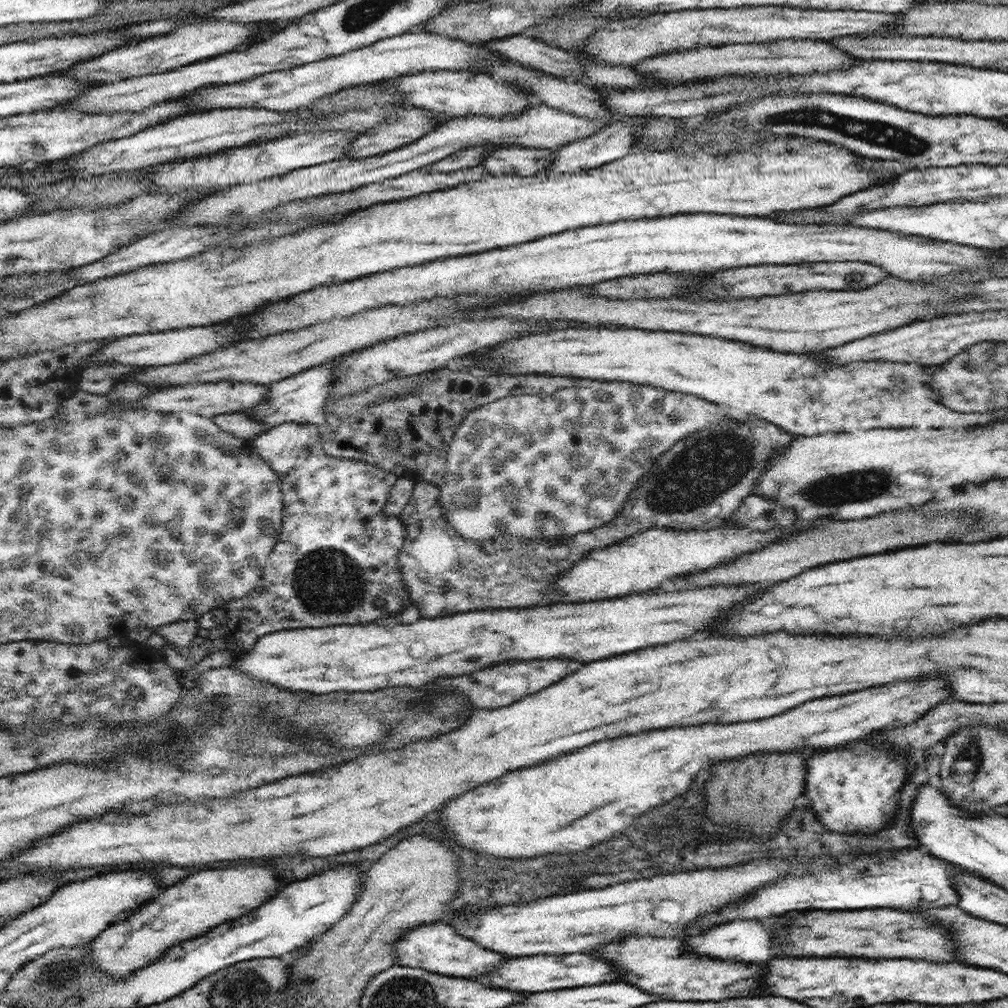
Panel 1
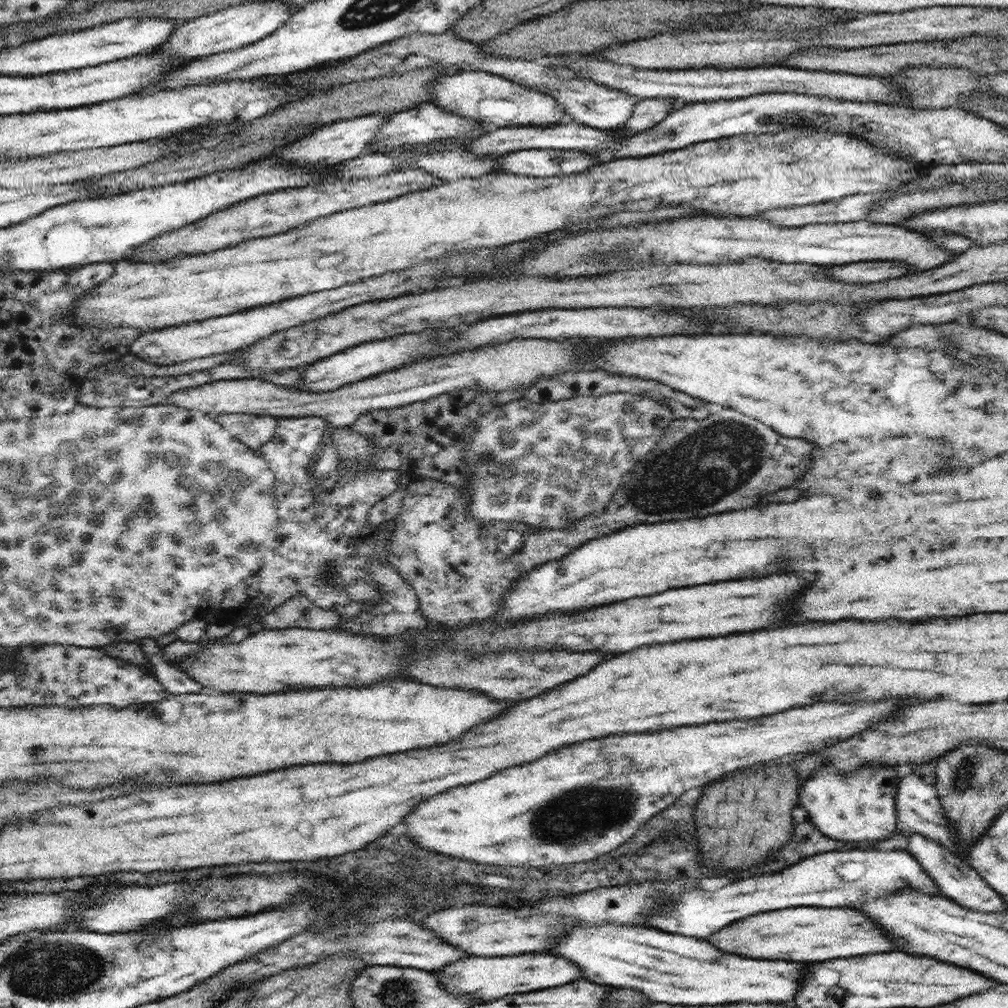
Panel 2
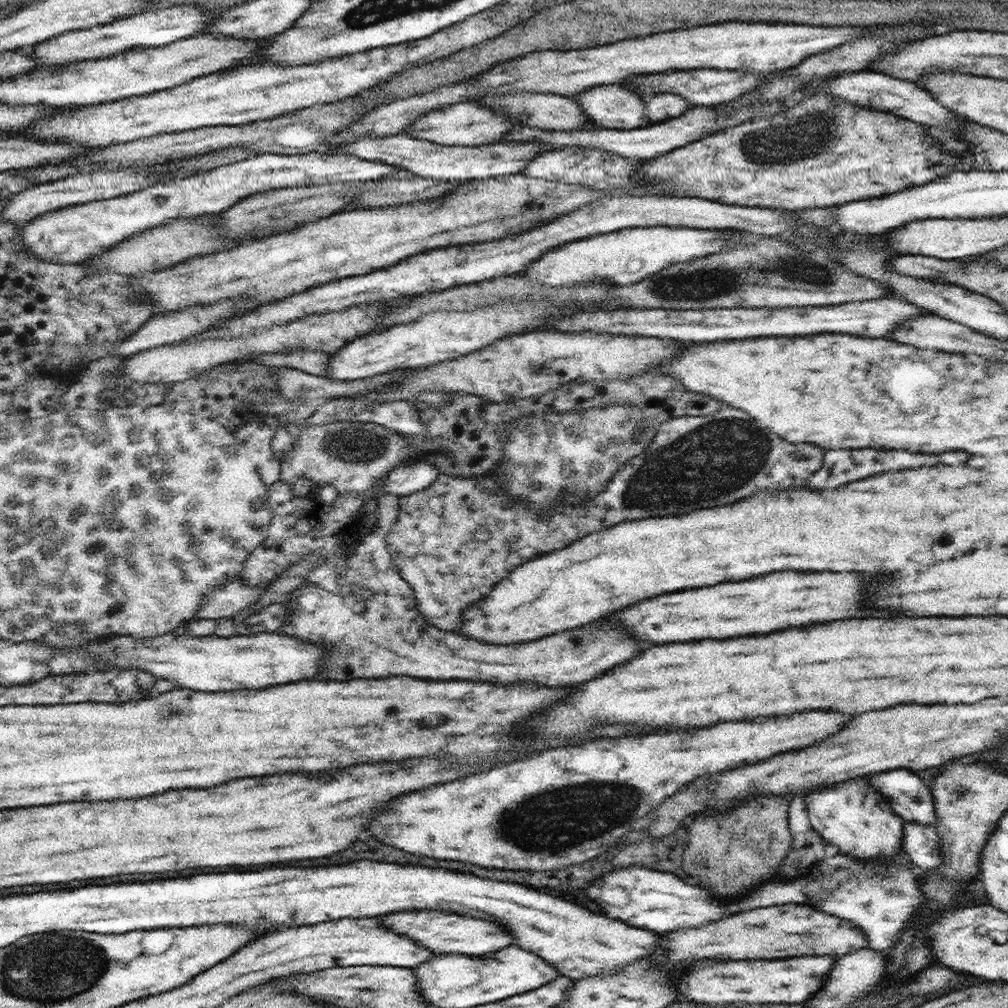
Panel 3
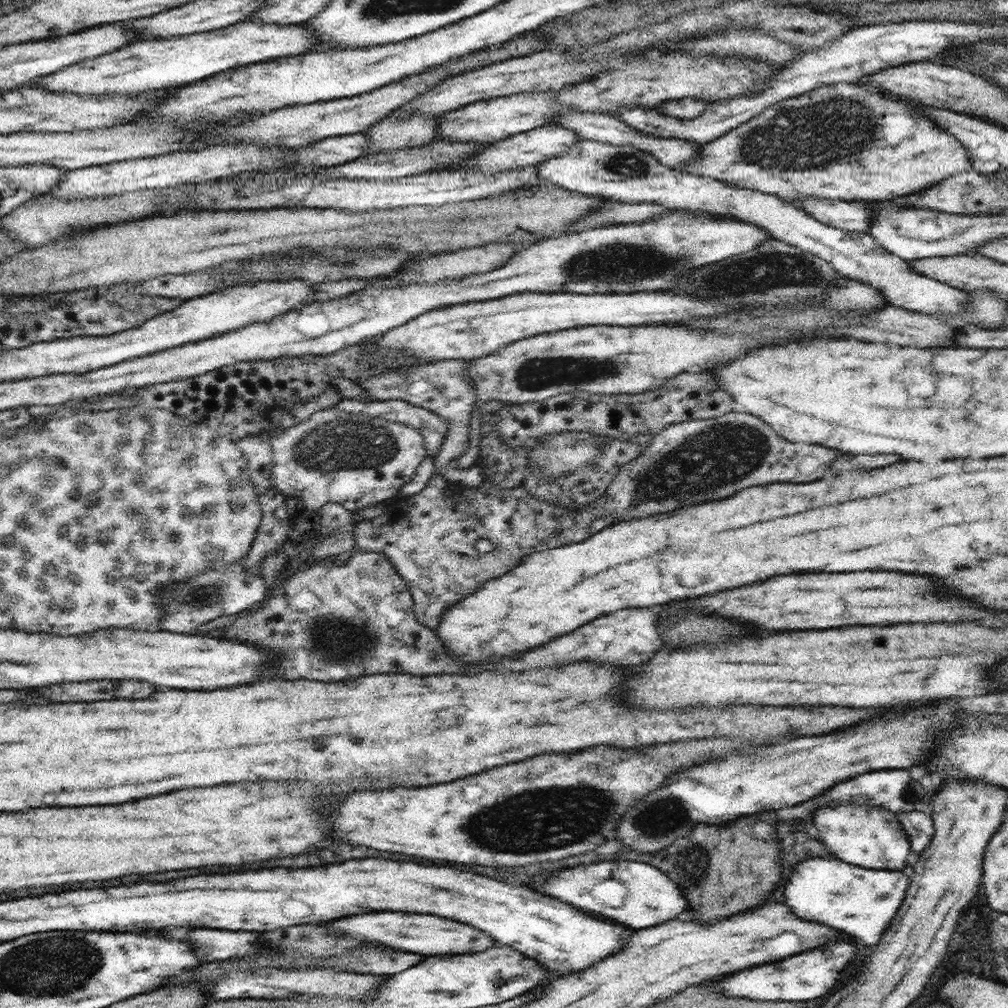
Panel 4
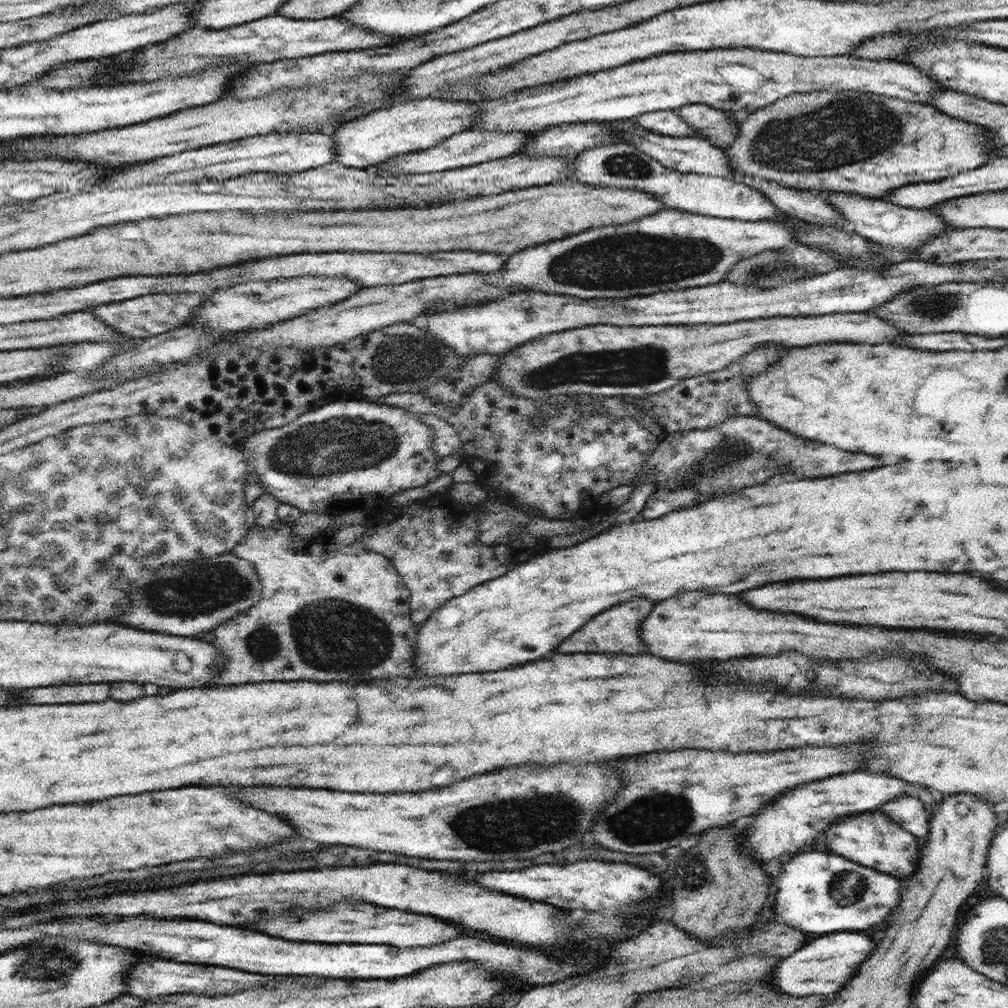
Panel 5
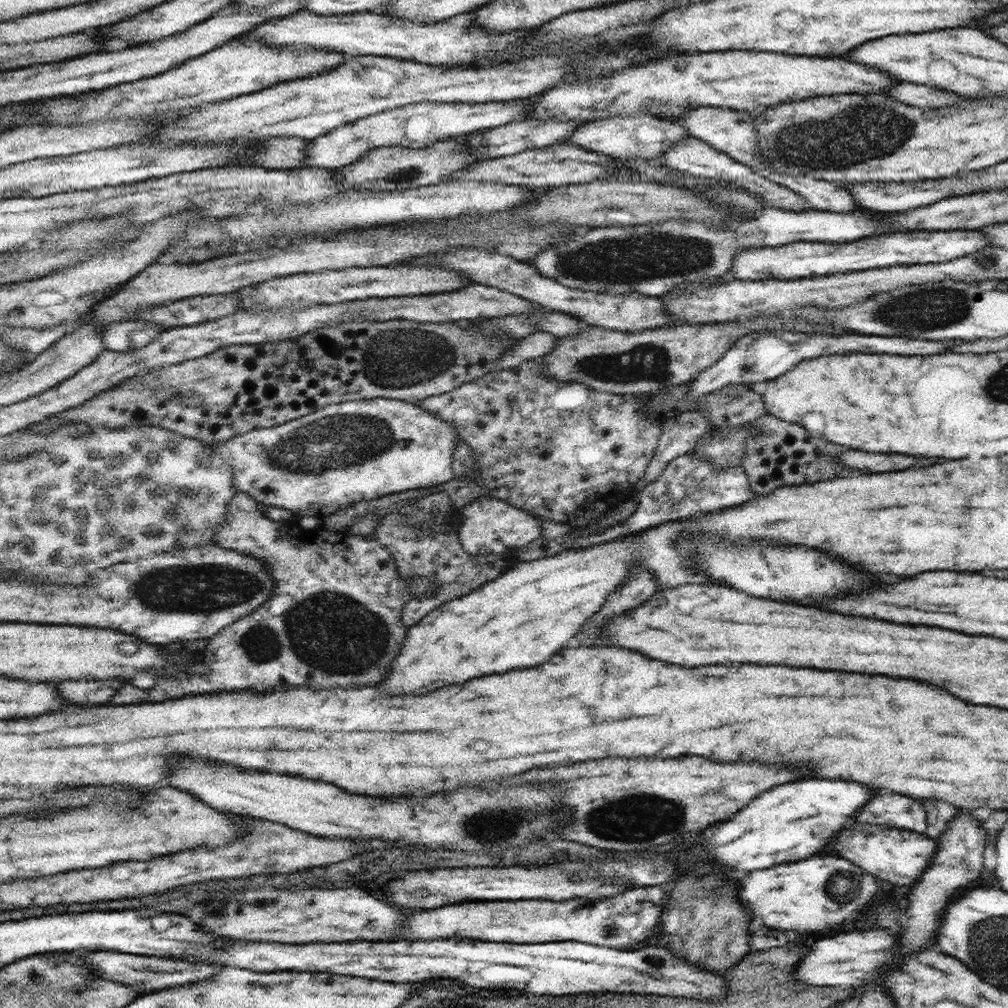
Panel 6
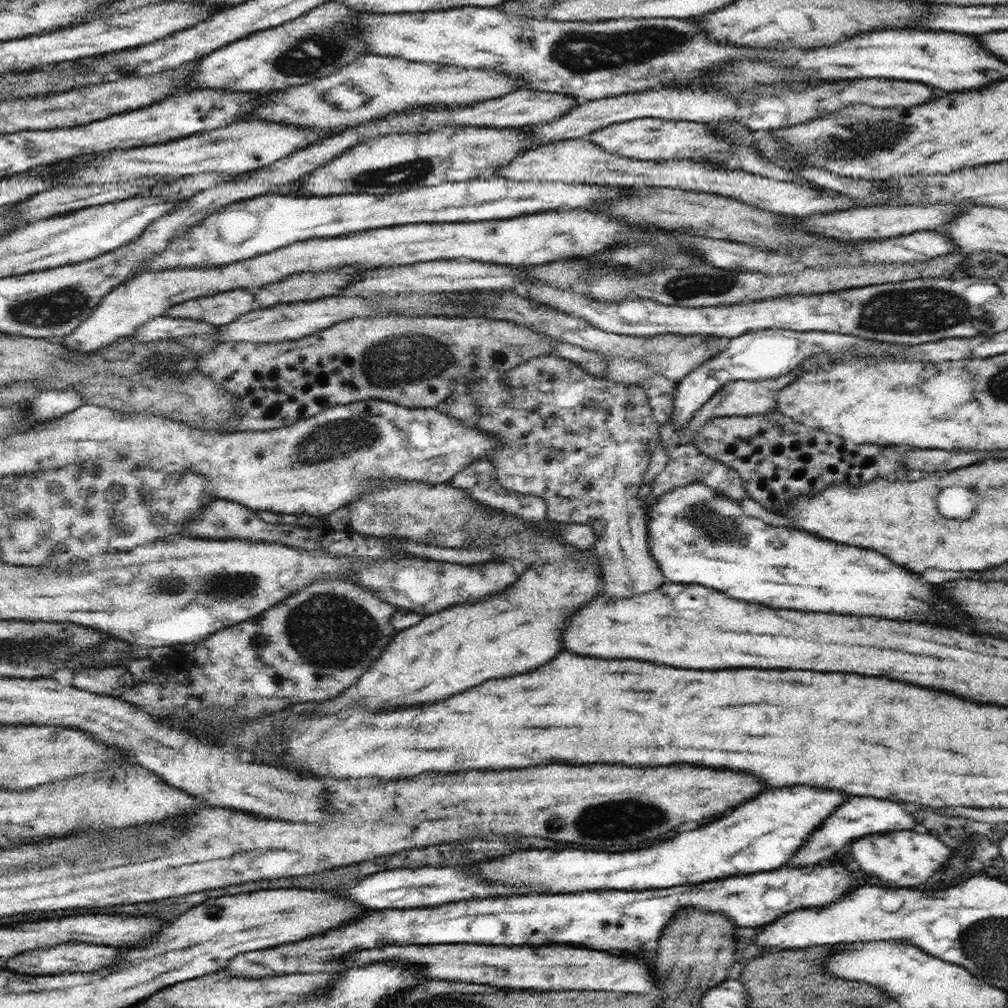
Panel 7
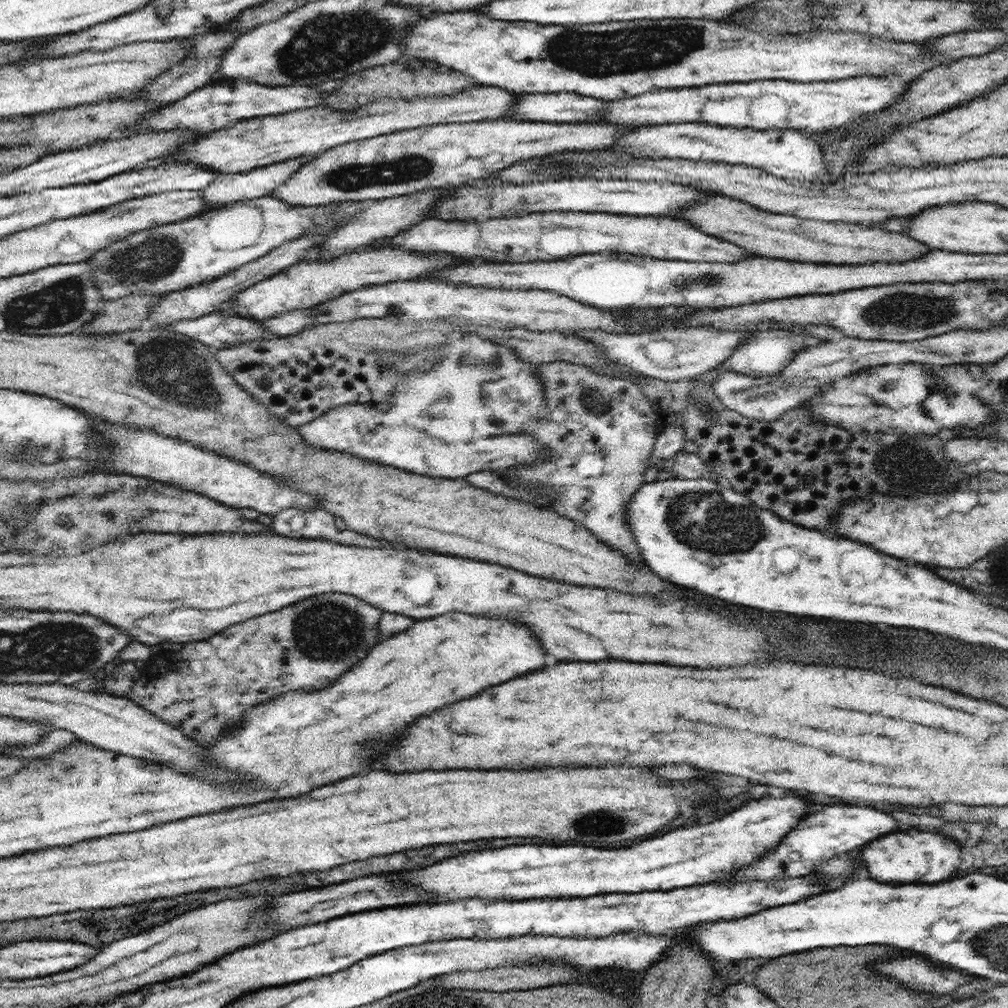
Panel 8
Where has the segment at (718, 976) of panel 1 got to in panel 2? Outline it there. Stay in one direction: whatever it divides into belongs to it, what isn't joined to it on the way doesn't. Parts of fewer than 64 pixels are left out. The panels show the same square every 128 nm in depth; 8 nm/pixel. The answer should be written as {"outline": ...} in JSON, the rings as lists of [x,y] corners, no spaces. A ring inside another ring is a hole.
{"outline":[[[578,924],[570,934],[564,936],[556,948],[552,950],[556,956],[564,956],[574,960],[590,982],[624,986],[642,992],[652,1002],[670,1002],[670,1004],[730,1004],[730,1002],[788,1002],[798,992],[798,978],[802,978],[802,964],[784,962],[784,960],[754,960],[730,952],[722,952],[714,948],[714,944],[706,940],[696,940],[690,936],[668,934],[652,928],[632,928],[632,926],[614,926],[614,924],[594,924],[594,928],[586,928],[586,924]]]}

